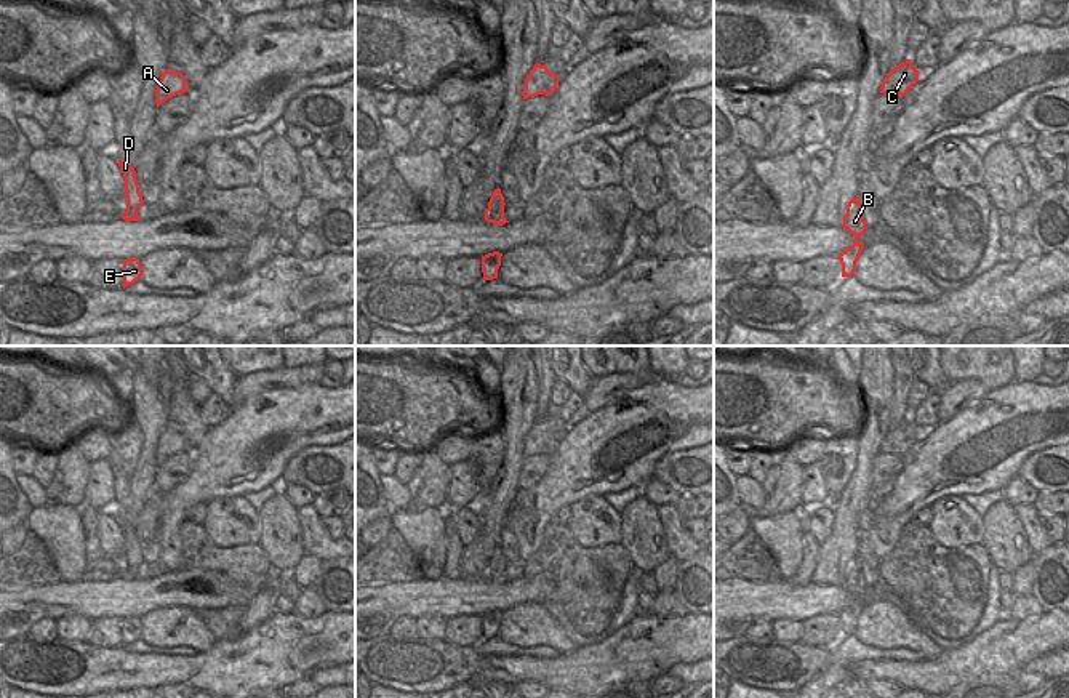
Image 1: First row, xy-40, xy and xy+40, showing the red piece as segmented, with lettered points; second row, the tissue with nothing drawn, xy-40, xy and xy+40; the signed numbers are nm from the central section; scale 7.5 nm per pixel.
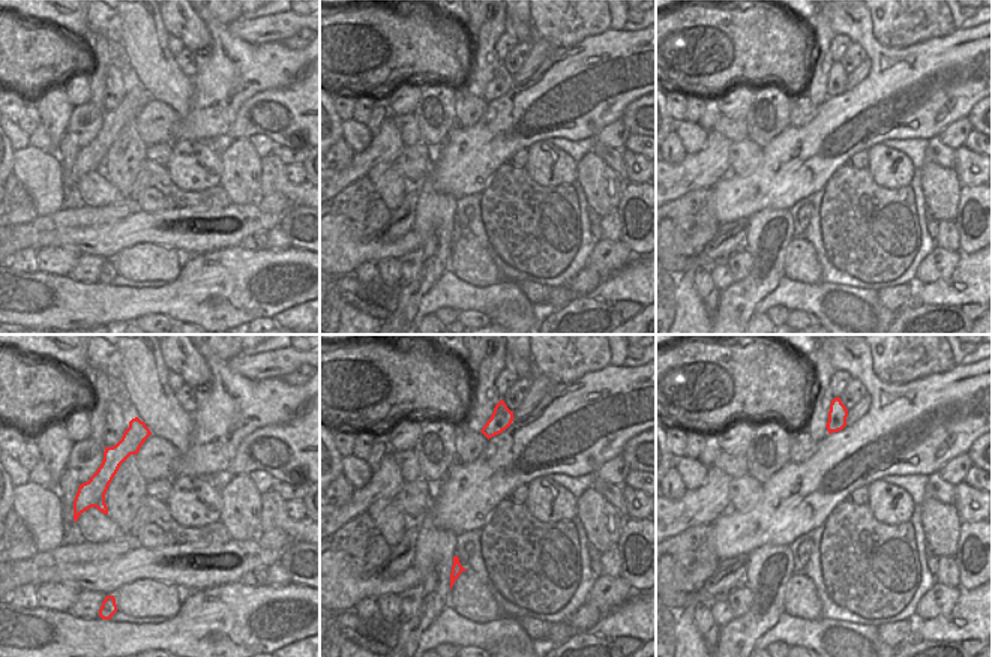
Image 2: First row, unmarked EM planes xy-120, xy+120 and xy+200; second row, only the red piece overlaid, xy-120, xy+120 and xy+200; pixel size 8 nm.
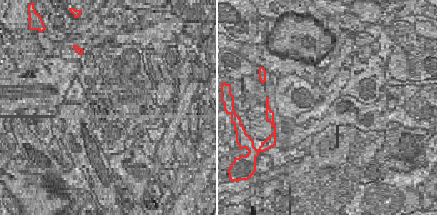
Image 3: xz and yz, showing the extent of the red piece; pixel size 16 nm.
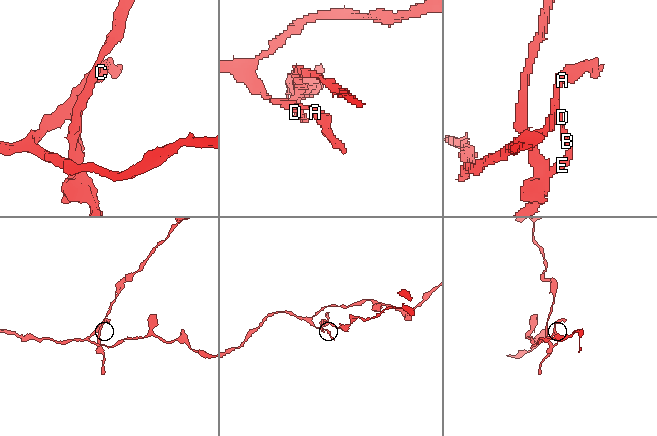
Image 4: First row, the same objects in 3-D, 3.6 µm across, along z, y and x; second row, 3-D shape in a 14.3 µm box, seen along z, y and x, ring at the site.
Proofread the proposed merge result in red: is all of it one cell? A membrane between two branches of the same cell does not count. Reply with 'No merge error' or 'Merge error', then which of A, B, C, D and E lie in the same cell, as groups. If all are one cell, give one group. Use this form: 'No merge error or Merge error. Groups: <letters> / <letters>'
Merge error. Groups: A C D / B E.

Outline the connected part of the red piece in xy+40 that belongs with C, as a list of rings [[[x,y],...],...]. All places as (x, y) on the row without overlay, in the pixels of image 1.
[[[907,418],[887,432],[880,451],[898,453],[903,456],[919,440],[919,432],[917,426],[914,426],[911,418]]]

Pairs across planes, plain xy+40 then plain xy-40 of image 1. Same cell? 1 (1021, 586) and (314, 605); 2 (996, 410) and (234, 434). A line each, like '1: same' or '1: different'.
1: different
2: same

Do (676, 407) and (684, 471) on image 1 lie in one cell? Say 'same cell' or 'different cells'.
different cells

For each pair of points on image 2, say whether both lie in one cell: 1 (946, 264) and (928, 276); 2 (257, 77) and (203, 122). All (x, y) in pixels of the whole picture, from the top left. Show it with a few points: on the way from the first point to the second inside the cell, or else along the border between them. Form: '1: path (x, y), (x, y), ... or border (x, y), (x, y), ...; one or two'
1: path (941, 264), (932, 272); one
2: path (242, 78), (221, 99), (218, 108); one

